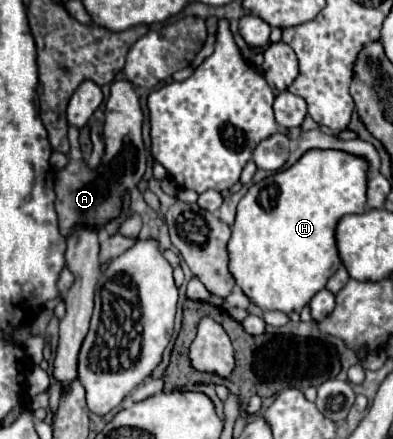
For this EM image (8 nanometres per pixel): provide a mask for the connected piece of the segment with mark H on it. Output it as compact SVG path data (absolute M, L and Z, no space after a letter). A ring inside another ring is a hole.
M308 151L290 169L254 183L238 203L232 237L228 241L228 269L244 295L262 311L300 313L324 289L328 277L342 265L334 243L334 229L342 215L362 213L366 205L366 161L344 151Z

